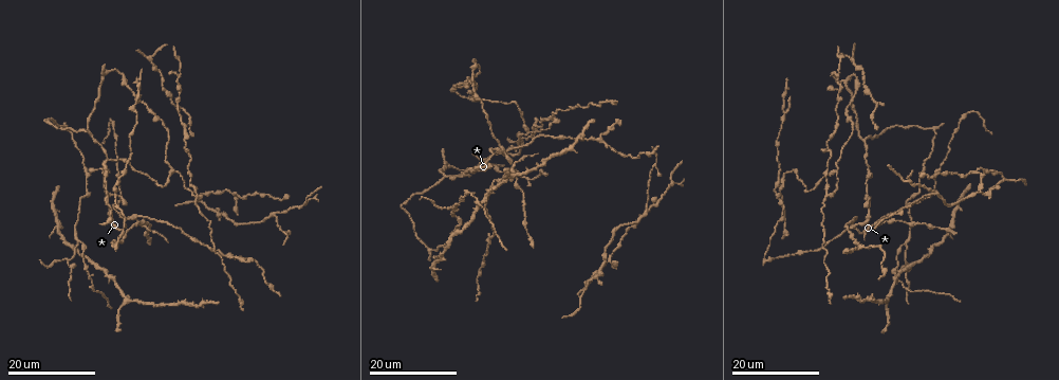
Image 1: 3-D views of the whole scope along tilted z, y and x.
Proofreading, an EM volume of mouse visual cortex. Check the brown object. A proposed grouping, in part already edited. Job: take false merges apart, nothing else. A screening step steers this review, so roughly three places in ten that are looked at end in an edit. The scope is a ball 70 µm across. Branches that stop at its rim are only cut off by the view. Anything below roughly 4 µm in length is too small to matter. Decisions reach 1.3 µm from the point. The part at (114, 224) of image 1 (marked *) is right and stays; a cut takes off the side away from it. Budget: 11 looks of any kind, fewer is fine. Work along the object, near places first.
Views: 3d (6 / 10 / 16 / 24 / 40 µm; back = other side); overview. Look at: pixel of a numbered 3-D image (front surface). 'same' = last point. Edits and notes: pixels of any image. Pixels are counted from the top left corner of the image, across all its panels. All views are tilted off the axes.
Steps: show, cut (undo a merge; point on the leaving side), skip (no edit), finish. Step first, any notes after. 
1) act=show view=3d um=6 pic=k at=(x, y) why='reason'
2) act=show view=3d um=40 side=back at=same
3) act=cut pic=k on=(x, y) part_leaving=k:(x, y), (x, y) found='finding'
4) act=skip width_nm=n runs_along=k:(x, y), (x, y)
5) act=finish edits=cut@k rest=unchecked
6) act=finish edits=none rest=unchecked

act=show view=3d um=24 pic=1 at=(513, 162) why='branch point'

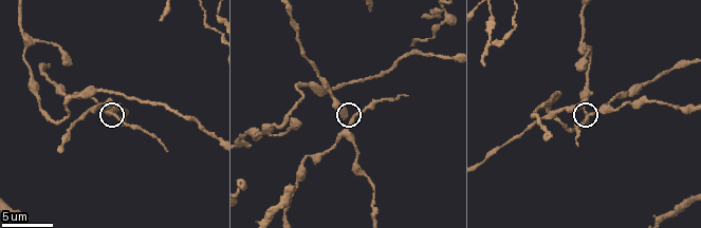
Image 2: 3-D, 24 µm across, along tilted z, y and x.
act=show view=3d um=6 pic=2 at=(113, 116)

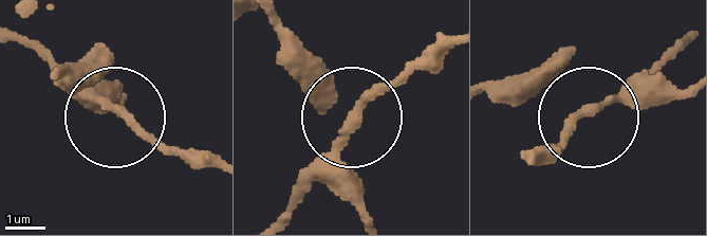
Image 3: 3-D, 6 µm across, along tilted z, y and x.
act=skip runs_along=3:(268, 20), (355, 112), (428, 57) found='one neuron here'

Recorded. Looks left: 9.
act=show view=3d um=24 pic=1 at=(450, 210) why='three-way junction'

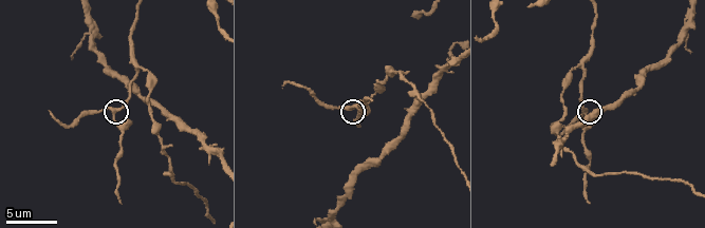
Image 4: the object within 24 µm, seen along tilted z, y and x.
act=show view=3d um=6 pic=4 at=(586, 113) why='closer look'

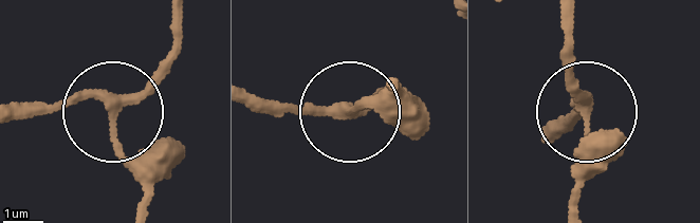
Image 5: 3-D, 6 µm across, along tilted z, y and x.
act=skip arms=3 runs_along=5:(181, 15), (178, 55), (129, 99), (12, 105) found='all the same neuron'

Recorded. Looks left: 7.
act=show view=3d um=6 pic=4 at=(141, 66) why='thin arm on a thick one'

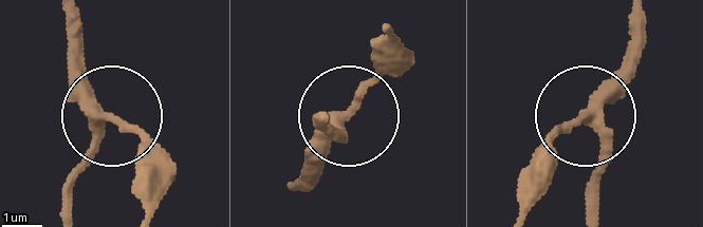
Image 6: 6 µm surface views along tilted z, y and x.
act=show view=3d um=6 side=back pic=6 at=(105, 120) why='from behind'

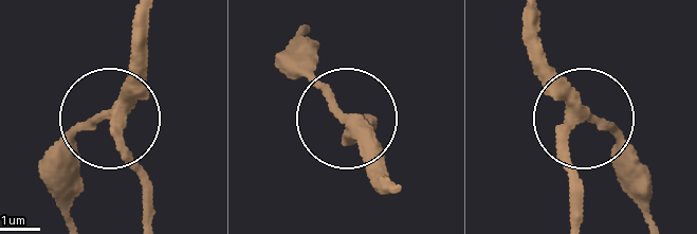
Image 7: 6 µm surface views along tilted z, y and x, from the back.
act=skip arms=3 runs_along=7:(140, 23), (135, 91), (115, 129), (150, 197) found='all the same neuron'

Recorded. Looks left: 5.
act=show view=3d um=16 pic=1 at=(511, 175) why='three arms meet'

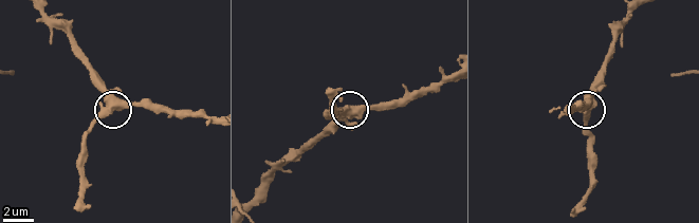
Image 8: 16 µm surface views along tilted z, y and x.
act=show view=3d um=10 pic=8 at=(115, 107) why='closer look'

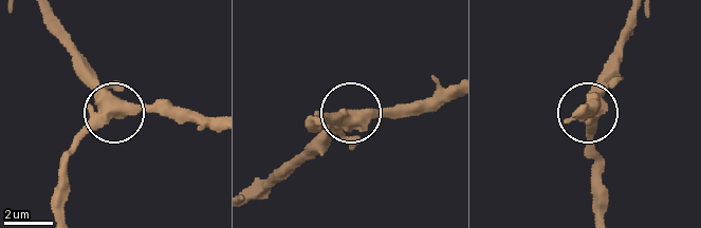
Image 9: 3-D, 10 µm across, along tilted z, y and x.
act=show view=3d um=10 side=back pic=9 at=(117, 114)

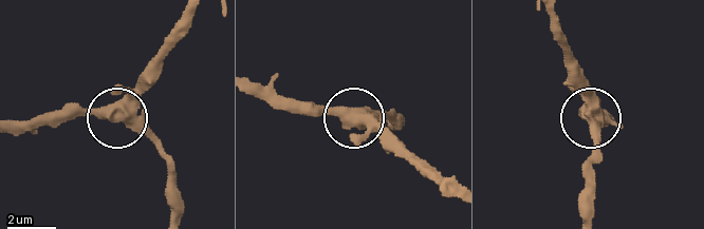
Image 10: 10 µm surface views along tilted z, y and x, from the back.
act=skip arms=3 found='all the same neuron'

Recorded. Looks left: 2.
act=show view=3d um=24 pic=1 at=(174, 171) why='three arms meet'

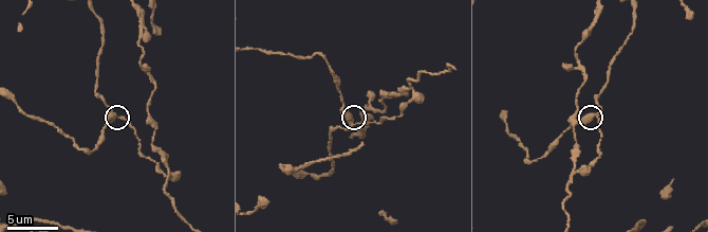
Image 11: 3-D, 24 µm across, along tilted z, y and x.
act=show view=3d um=6 pic=11 at=(352, 123) why='closer look'

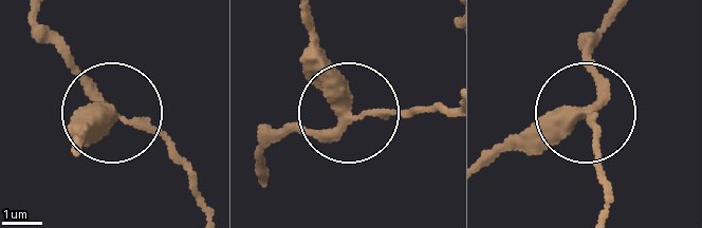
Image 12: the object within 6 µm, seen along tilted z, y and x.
act=skip width_nm=290 runs_along=12:(263, 175), (276, 141), (326, 129), (349, 100), (308, 29) found='continuous, no second neuron'

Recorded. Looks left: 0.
act=finish edits=none rest=unchecked

